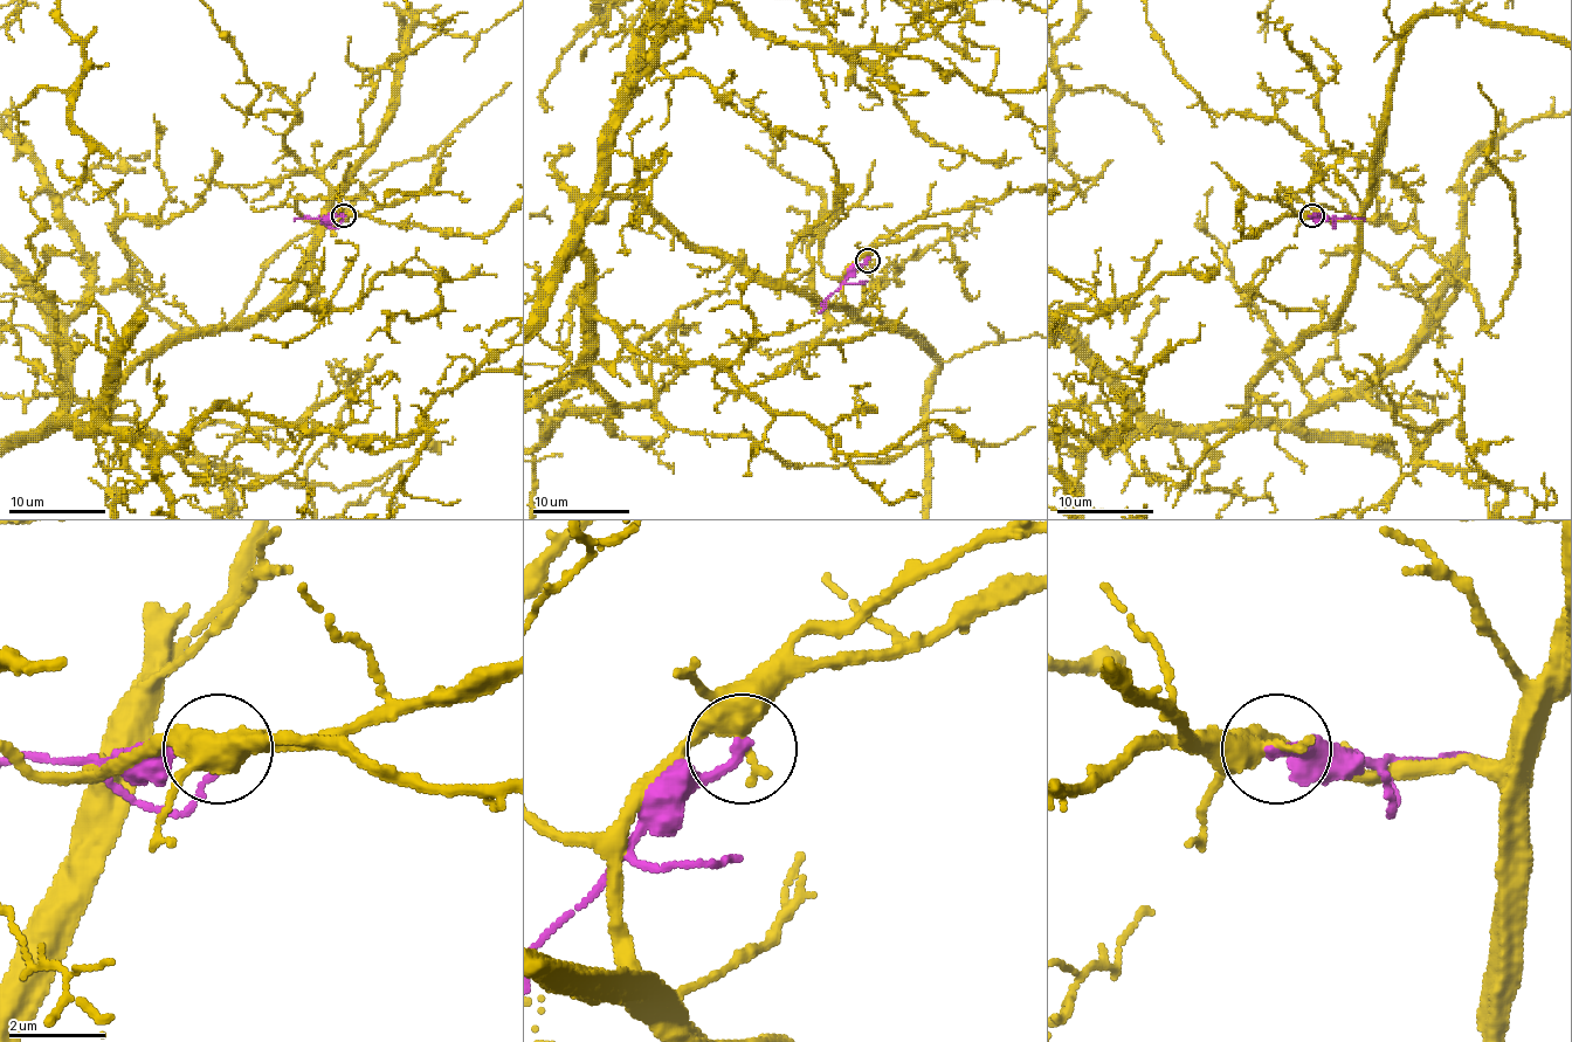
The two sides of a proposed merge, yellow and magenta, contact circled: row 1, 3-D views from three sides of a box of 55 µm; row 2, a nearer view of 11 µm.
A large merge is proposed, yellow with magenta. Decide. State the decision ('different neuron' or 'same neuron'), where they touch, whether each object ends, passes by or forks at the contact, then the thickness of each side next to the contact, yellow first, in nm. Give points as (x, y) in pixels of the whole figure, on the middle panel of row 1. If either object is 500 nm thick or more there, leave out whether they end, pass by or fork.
different neuron; place (868, 260); yellow passes by; magenta ends; calibres 360 and 240 nm

